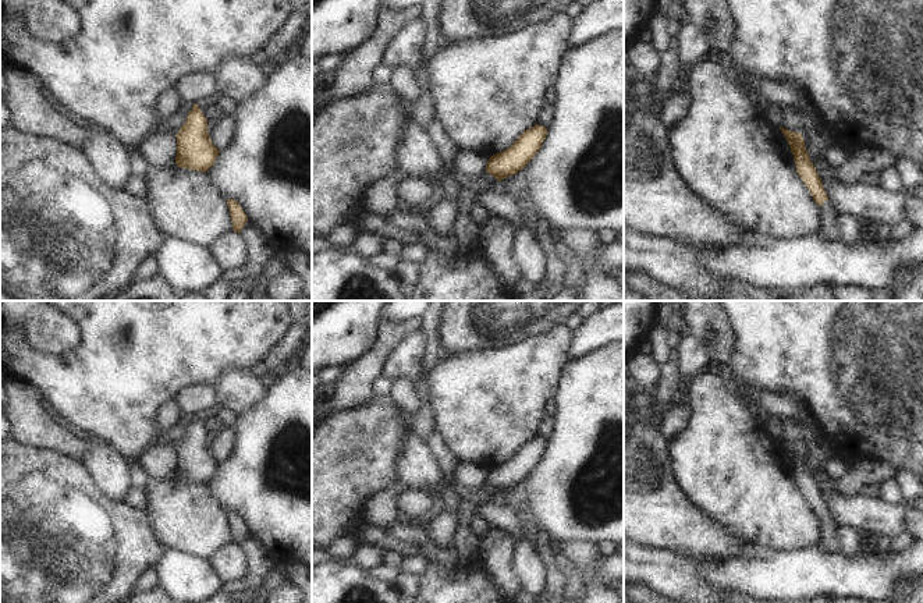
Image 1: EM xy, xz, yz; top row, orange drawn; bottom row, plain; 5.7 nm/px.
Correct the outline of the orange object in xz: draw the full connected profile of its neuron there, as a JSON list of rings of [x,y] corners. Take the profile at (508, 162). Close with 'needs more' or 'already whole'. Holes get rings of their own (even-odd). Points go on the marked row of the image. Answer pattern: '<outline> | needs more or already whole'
[[[536,124],[523,131],[518,139],[505,150],[493,155],[486,166],[486,173],[501,181],[525,169],[533,156],[540,150],[547,136],[547,128]]] | already whole

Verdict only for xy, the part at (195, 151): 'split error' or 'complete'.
complete

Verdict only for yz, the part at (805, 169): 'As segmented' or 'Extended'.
Extended

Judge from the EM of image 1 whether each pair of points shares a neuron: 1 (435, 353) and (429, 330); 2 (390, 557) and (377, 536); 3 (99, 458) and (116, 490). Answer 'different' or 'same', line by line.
1: same
2: different
3: same

